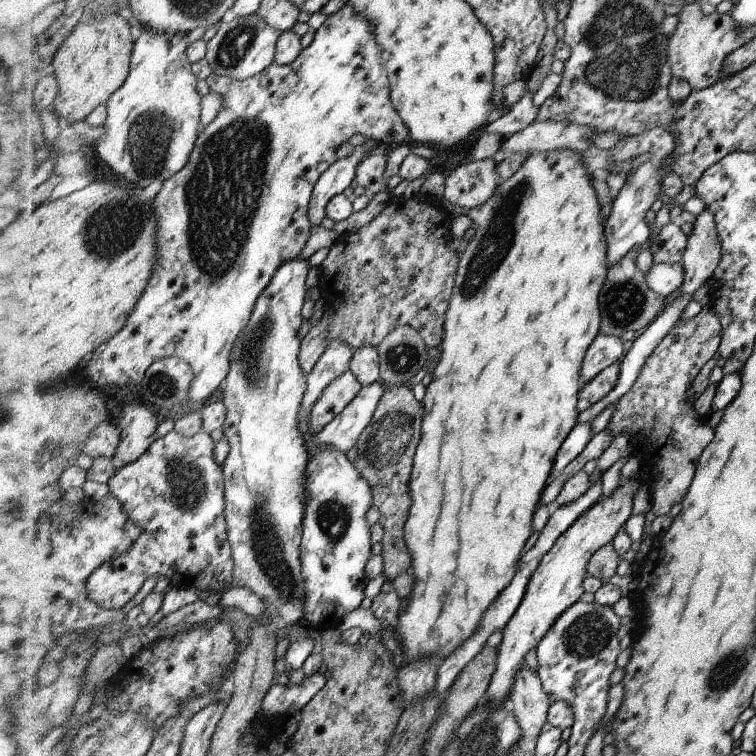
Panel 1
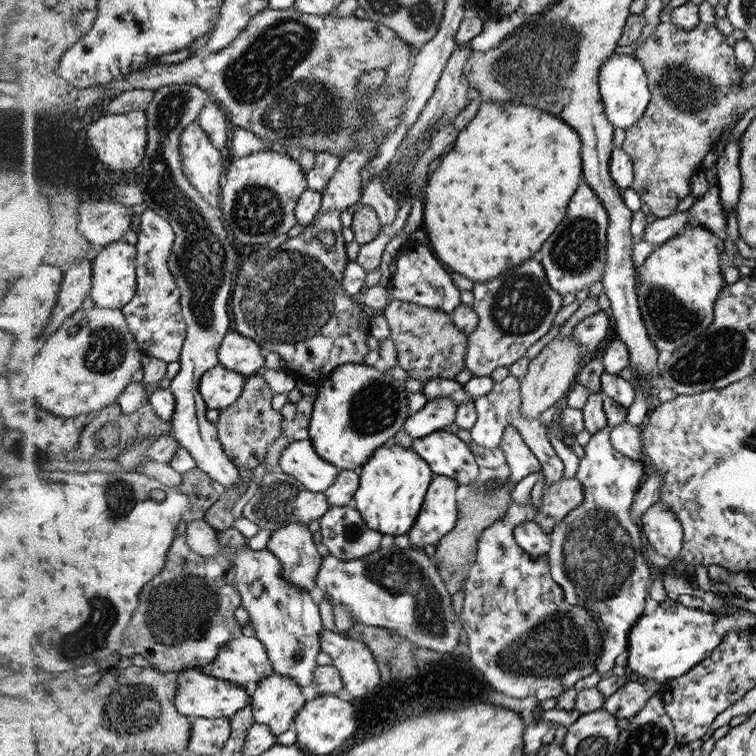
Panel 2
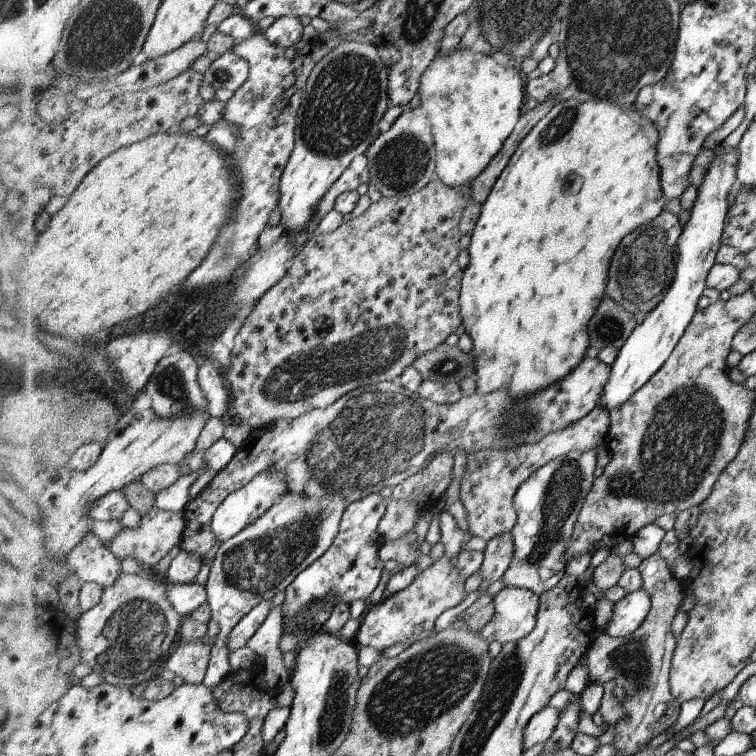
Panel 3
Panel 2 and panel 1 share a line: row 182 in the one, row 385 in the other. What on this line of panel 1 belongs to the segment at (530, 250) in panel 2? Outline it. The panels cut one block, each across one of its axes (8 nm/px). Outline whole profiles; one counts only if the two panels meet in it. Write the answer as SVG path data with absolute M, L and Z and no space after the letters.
M568 149L564 150L552 150L552 151L532 151L531 155L527 158L527 161L516 171L516 174L505 181L500 181L500 184L496 187L494 194L478 208L474 207L473 209L460 209L457 210L460 214L464 214L473 220L476 225L475 233L473 234L470 242L468 242L467 247L460 254L460 264L459 270L456 271L456 284L455 292L451 298L450 309L447 311L446 316L446 334L443 336L442 343L436 351L440 353L440 360L437 362L434 367L433 374L434 378L428 386L426 387L425 396L421 404L423 405L423 422L424 422L424 432L423 438L420 439L420 452L415 452L416 455L416 468L411 468L410 480L412 484L409 484L409 488L412 488L410 493L412 504L410 505L410 518L406 522L406 541L408 552L411 553L411 568L410 571L414 570L414 586L410 591L410 594L403 599L402 606L399 610L398 615L398 624L395 626L397 631L397 640L400 644L397 651L399 661L402 663L402 666L412 665L417 661L423 661L427 657L434 657L436 664L441 664L442 661L446 660L447 657L450 657L465 641L468 641L479 628L483 617L487 614L489 607L495 602L498 596L508 586L511 584L511 580L515 578L517 571L520 568L520 562L522 556L522 548L526 546L528 538L532 536L532 514L534 514L534 508L536 504L540 502L540 496L544 492L544 486L546 486L546 480L548 480L548 474L554 466L554 459L556 458L556 453L560 450L560 446L566 441L567 436L572 430L578 425L579 412L576 409L576 402L582 393L582 382L581 376L578 374L582 366L582 360L584 360L584 354L588 350L590 344L596 335L599 333L601 325L601 314L600 314L600 302L598 302L598 296L600 294L600 289L604 284L604 280L607 280L606 274L608 274L609 266L606 266L606 254L607 254L607 241L605 240L604 234L602 234L602 218L600 218L601 206L598 206L598 200L596 200L596 194L594 194L594 188L590 182L591 174L587 172L587 169L583 165L583 157L579 156L578 151L569 151Z

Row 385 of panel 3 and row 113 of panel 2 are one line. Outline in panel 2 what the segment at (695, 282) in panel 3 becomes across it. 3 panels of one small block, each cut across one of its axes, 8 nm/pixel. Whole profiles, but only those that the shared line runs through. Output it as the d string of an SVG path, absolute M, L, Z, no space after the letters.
M615 52L608 62L603 64L599 86L602 88L603 102L606 104L607 118L616 128L630 128L647 112L651 104L651 88L647 71L643 63L633 56L618 56Z

